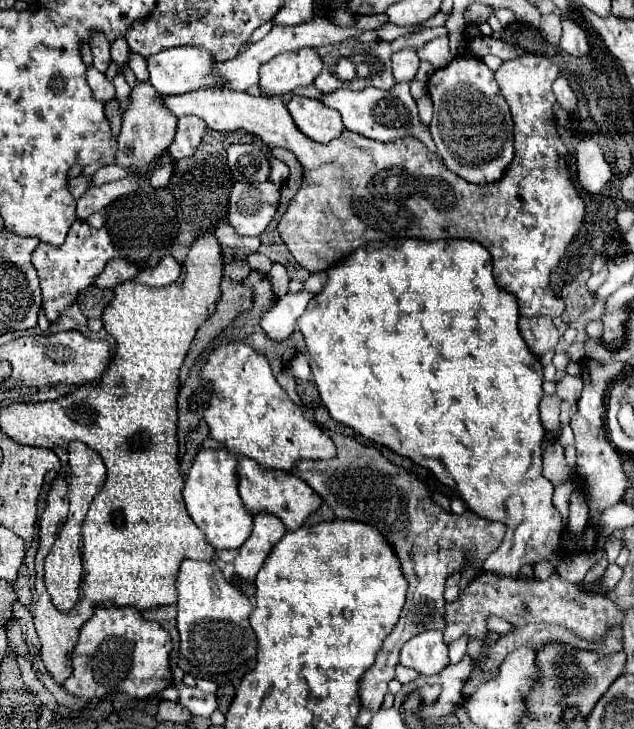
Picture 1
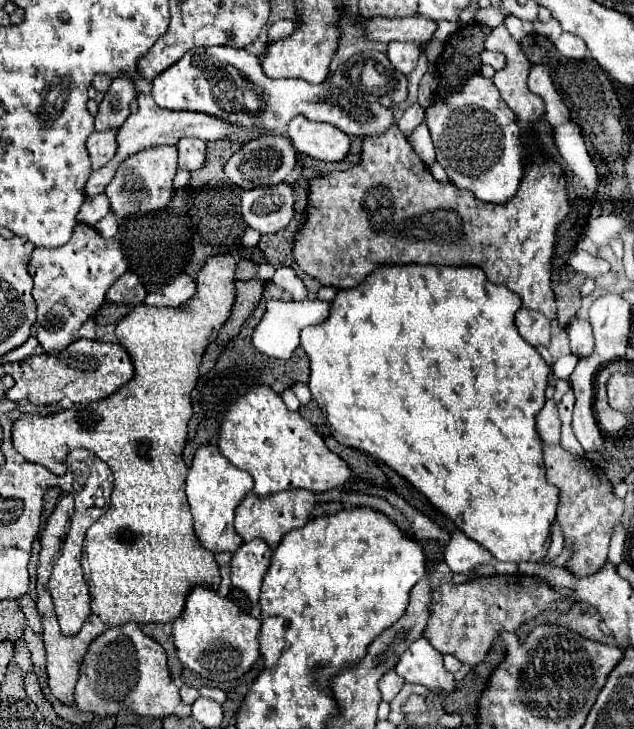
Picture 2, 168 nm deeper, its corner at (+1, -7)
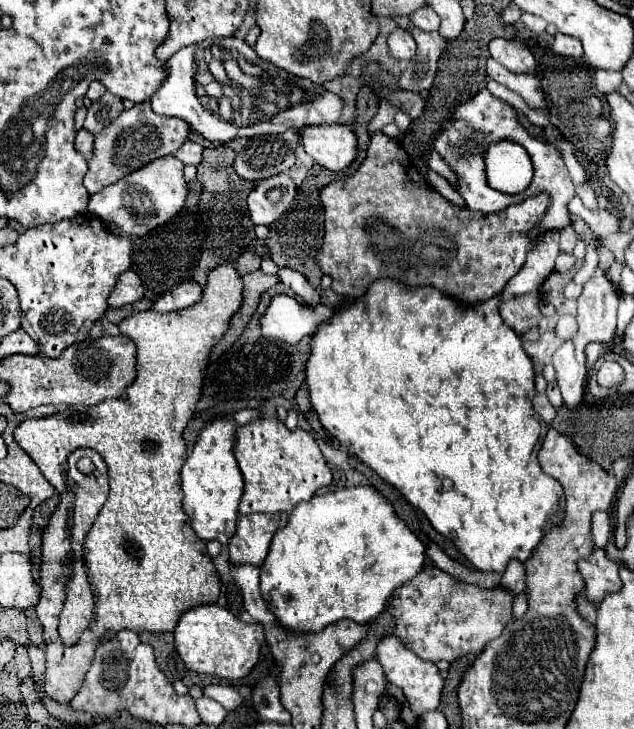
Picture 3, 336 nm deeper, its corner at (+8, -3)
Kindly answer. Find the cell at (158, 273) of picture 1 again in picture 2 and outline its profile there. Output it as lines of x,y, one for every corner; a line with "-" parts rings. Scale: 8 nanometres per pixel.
179,274
171,284
167,284
161,292
153,292
145,298
147,306
169,306
179,308
197,292
195,280
191,280
187,274

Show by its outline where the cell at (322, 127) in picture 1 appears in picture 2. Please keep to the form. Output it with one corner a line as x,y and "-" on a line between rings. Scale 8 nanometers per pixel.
295,116
289,124
289,138
297,152
323,162
341,162
347,158
351,138
335,126
309,122
303,116

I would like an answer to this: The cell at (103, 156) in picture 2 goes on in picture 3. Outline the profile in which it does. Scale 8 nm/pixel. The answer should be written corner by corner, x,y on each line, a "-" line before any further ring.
84,128
76,134
76,150
80,150
88,162
94,156
94,136

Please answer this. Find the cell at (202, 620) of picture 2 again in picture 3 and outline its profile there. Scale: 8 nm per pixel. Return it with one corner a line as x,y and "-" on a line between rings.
204,604
180,614
180,620
174,628
174,640
174,646
188,670
220,676
226,680
238,680
254,668
258,662
260,646
266,638
262,624
246,624
218,604

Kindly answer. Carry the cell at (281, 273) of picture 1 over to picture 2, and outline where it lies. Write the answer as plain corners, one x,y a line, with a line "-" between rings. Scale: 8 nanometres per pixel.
277,268
275,276
273,276
273,282
279,288
287,290
293,296
293,300
305,300
307,298
307,288
305,288
303,280
295,274
293,268

